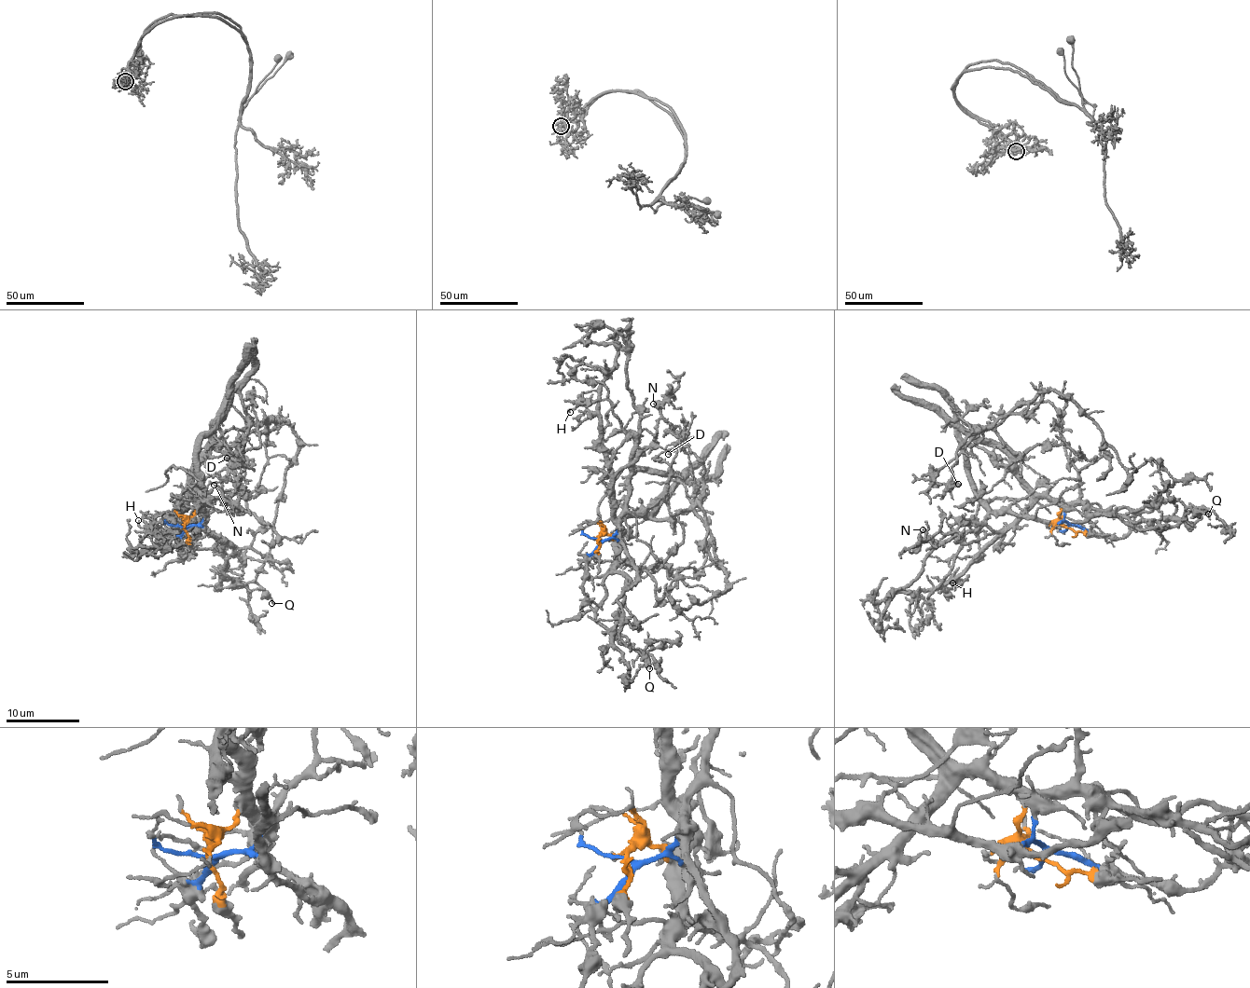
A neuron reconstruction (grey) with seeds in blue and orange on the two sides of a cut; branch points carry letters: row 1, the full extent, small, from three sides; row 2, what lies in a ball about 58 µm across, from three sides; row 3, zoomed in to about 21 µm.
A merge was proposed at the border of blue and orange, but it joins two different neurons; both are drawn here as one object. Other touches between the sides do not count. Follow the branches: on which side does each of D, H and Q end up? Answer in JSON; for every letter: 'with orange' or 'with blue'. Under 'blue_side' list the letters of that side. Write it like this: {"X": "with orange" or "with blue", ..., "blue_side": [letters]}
{"D": "with orange", "H": "with blue", "Q": "with blue", "blue_side": ["H", "Q"]}

